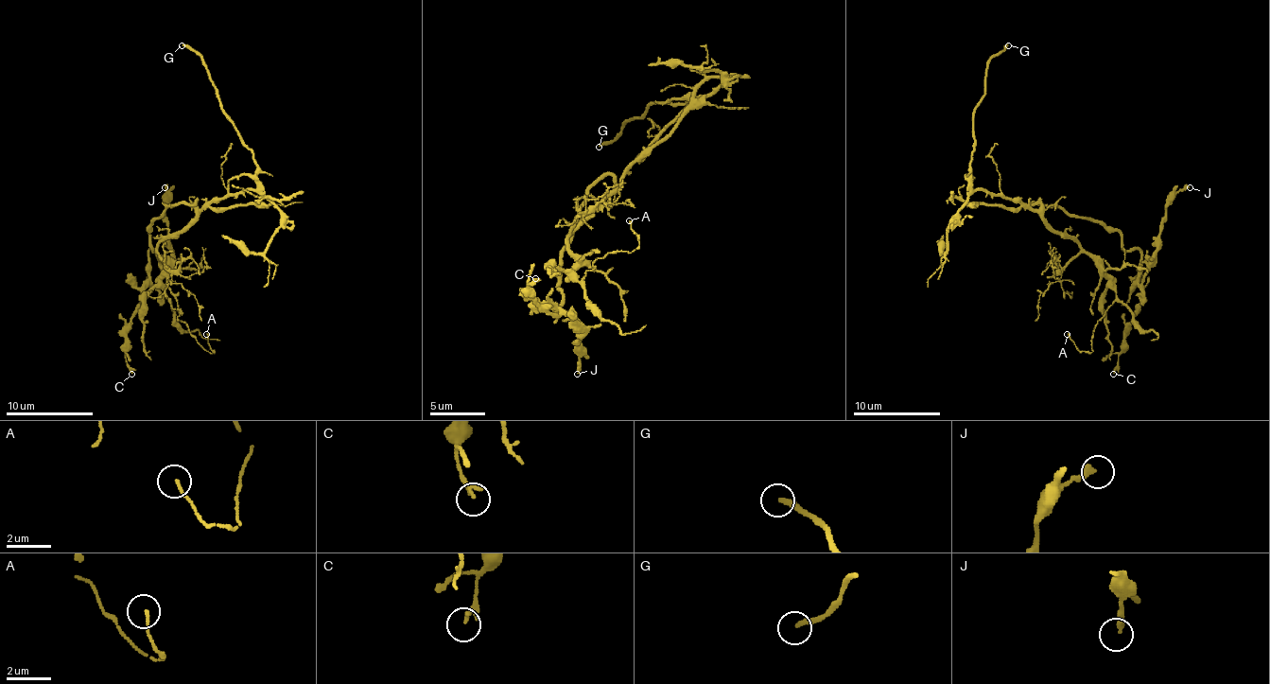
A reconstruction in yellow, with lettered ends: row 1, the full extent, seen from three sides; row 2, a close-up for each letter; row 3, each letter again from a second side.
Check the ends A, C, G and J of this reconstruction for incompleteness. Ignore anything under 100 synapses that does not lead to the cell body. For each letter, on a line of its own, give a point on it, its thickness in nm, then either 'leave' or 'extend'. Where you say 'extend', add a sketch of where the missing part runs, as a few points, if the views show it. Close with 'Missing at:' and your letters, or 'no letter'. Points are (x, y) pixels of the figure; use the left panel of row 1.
A: (206, 334) | 110 nm | leave
C: (131, 374) | 240 nm | leave
G: (182, 45) | 240 nm | extend
J: (165, 187) | 260 nm | leave
Missing at: G

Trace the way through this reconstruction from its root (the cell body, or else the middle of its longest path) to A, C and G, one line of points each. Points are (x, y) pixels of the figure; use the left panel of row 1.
A: (182, 202), (193, 204), (195, 216), (158, 244), (163, 288), (178, 319), (215, 352), (206, 334)
C: (182, 202), (171, 204), (151, 222), (151, 288), (125, 334), (125, 362), (131, 374)
G: (182, 202), (204, 209), (211, 202), (256, 187), (254, 152), (223, 111), (204, 61), (193, 49), (182, 45)

